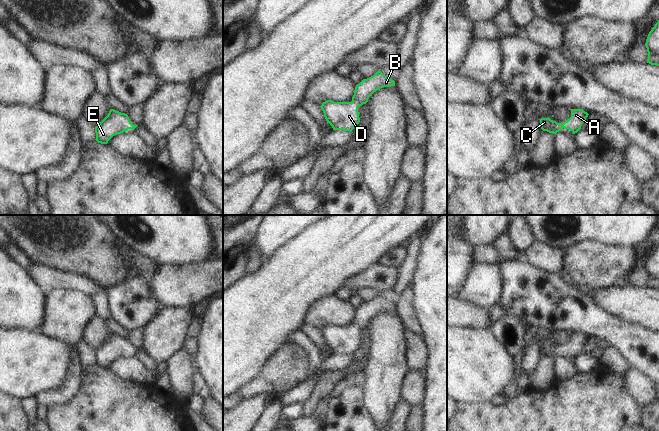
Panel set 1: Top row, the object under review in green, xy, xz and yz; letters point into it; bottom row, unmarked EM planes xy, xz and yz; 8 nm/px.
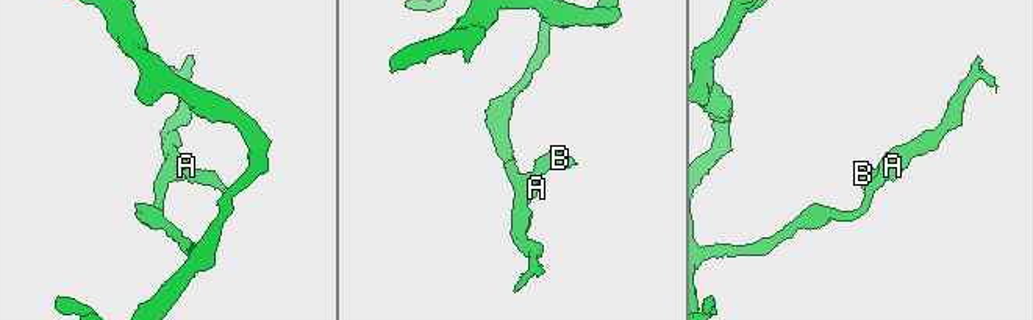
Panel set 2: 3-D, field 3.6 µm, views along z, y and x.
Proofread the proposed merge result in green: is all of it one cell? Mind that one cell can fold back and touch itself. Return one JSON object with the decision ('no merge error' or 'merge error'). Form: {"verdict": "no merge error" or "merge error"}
{"verdict": "no merge error"}

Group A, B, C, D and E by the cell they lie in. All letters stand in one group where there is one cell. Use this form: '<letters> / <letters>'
A B C D E

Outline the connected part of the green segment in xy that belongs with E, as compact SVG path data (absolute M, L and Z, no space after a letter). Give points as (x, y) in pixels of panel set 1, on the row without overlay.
M110 333L108 339L95 351L95 364L101 368L107 368L114 359L128 353L134 354L137 350L131 347L127 338Z

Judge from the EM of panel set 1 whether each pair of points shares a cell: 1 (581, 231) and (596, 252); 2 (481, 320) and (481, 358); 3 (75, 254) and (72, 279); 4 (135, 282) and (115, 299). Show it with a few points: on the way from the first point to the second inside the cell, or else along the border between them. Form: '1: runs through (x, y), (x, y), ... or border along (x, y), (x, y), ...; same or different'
1: border along (610, 245), (583, 240), (573, 244), (566, 250); different
2: border along (489, 327), (481, 329), (457, 328); different
3: border along (50, 267), (65, 272), (83, 274), (94, 282); different
4: runs through (130, 287), (120, 297); same

